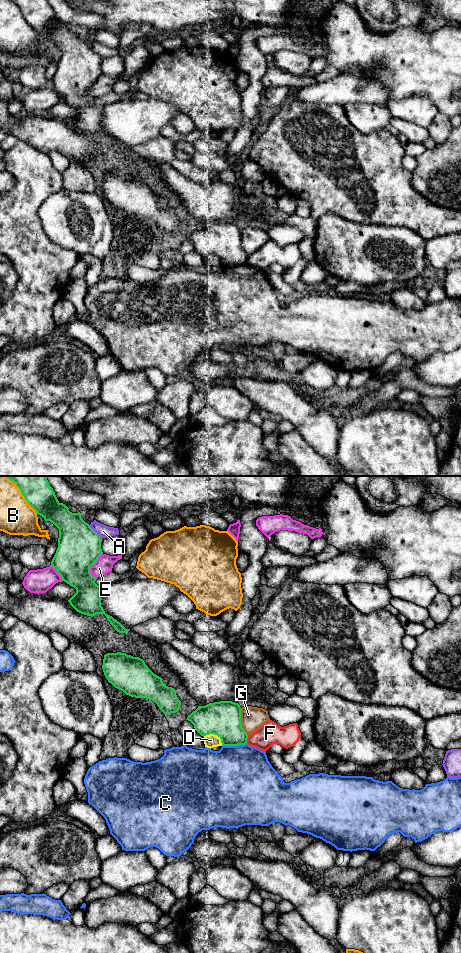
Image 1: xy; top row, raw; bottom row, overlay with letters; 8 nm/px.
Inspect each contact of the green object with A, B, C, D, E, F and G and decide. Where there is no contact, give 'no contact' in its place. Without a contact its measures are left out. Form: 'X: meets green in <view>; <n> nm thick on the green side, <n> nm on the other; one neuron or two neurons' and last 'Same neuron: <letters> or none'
A: meets green in xy; 360 nm thick on the green side, 100 nm on the other; two neurons
B: meets green in xy; 220 nm thick on the green side, 280 nm on the other; two neurons
C: meets green in xy; 280 nm thick on the green side, 500 nm on the other; two neurons
D: meets green in xy; 280 nm thick on the green side, 110 nm on the other; two neurons
E: meets green in xy; 360 nm thick on the green side, 140 nm on the other; two neurons
F: meets green in xy; 280 nm thick on the green side, 180 nm on the other; two neurons
G: meets green in xy; 280 nm thick on the green side, 190 nm on the other; two neurons
Same neuron: none

